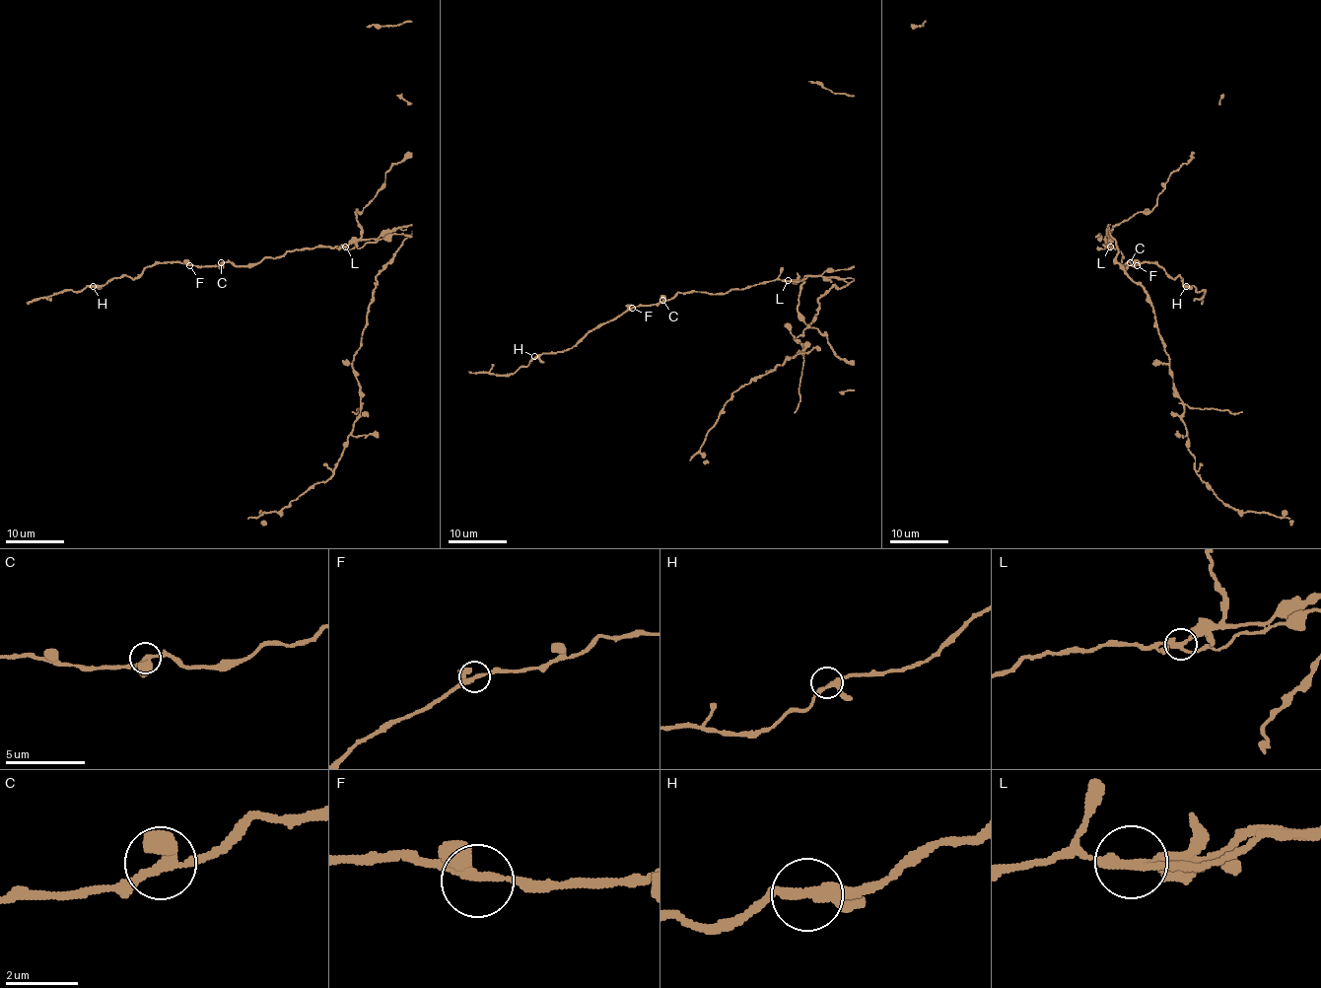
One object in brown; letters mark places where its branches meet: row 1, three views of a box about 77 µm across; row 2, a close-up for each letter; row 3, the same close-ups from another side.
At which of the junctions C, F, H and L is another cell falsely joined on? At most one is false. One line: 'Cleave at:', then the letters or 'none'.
Cleave at: L

